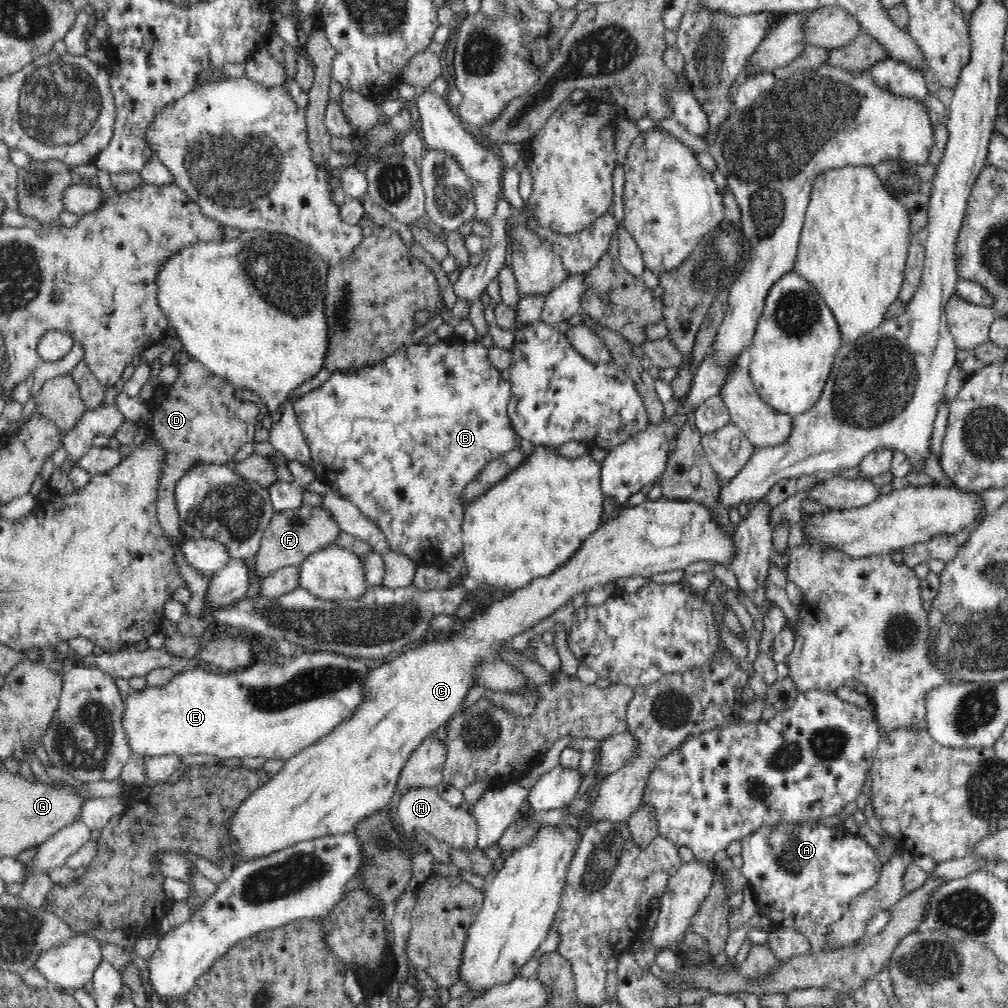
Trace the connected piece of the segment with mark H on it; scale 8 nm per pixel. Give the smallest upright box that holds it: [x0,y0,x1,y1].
[397,788,478,851]

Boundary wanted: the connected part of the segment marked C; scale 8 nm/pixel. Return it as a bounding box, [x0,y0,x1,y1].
[231,499,734,861]

